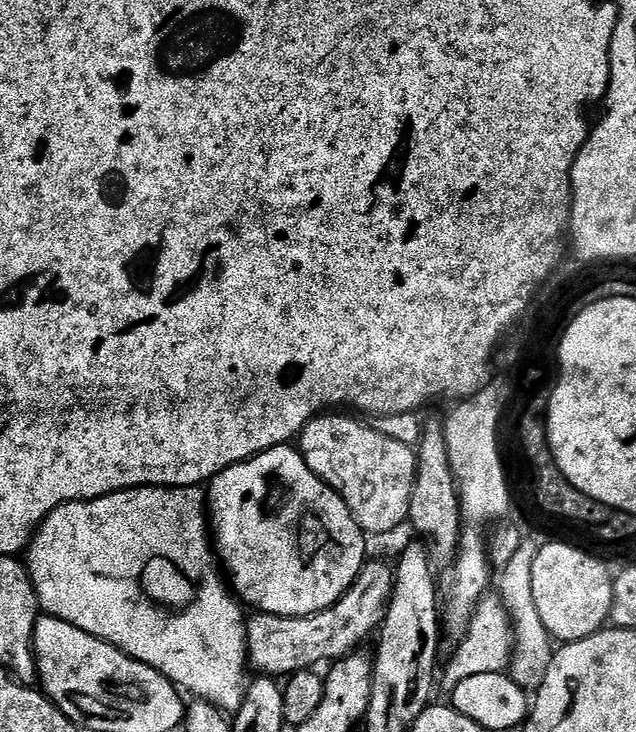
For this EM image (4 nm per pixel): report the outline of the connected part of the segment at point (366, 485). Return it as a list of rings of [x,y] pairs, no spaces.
[[[321,414],[309,420],[298,437],[298,451],[306,466],[322,482],[326,482],[350,506],[350,514],[358,522],[365,534],[372,532],[376,536],[384,536],[395,528],[405,527],[410,510],[410,494],[416,481],[416,453],[413,445],[403,444],[375,427],[359,424],[348,416],[340,414]]]

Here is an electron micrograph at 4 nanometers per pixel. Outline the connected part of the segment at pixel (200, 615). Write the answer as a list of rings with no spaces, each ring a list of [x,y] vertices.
[[[203,487],[127,488],[93,500],[75,500],[58,506],[36,529],[32,542],[26,549],[26,563],[30,578],[34,582],[38,602],[47,615],[70,622],[70,626],[78,626],[78,630],[122,650],[130,658],[158,670],[158,674],[166,677],[171,684],[175,684],[177,689],[183,690],[185,693],[193,692],[191,695],[195,699],[213,704],[225,714],[235,714],[240,709],[246,687],[244,668],[249,667],[246,612],[241,601],[230,591],[229,585],[222,575],[222,568],[218,563],[213,541],[210,539],[210,516],[206,511],[206,492]]]

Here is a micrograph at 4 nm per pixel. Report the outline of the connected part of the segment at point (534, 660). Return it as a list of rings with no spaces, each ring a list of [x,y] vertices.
[[[524,538],[520,544],[511,549],[512,557],[504,564],[504,569],[499,569],[498,584],[500,589],[498,595],[504,608],[508,611],[508,617],[512,619],[512,630],[514,639],[512,641],[512,663],[510,665],[510,675],[513,682],[525,690],[535,690],[542,686],[542,678],[546,678],[546,670],[550,670],[550,662],[554,651],[554,641],[546,626],[542,626],[542,617],[538,614],[538,605],[534,602],[534,558],[538,551],[538,544],[530,538]]]

